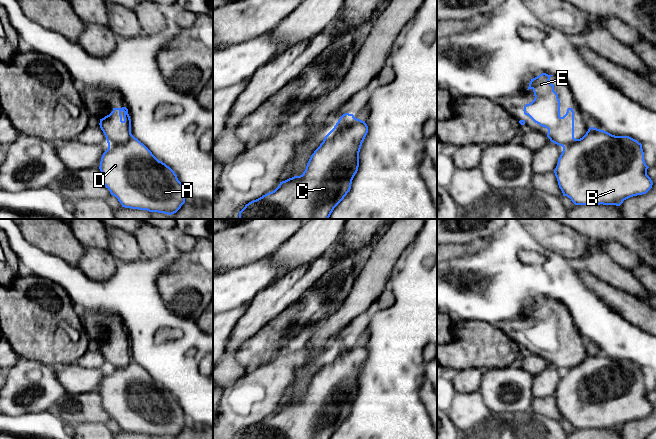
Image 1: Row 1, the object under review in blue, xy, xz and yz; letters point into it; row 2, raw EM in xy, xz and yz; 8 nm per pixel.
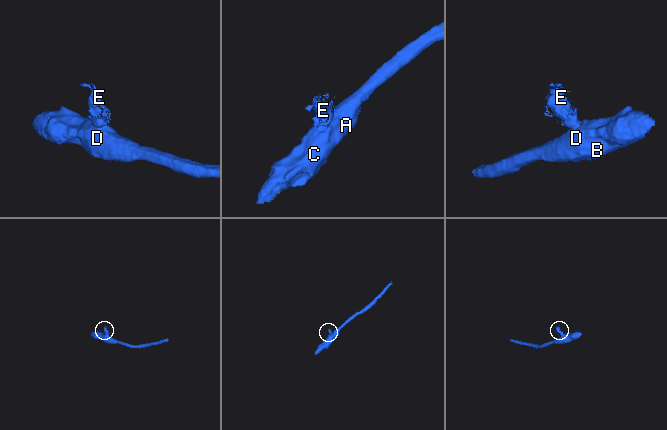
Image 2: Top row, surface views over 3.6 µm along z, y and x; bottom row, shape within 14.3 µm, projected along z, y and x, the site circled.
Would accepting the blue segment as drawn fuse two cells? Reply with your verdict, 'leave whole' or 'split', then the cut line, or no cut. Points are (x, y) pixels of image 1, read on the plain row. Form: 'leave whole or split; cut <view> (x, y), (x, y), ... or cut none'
split; cut xy (131, 358), (124, 366), (108, 368)

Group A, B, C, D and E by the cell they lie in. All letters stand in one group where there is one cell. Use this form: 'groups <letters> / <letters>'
groups A B C D / E

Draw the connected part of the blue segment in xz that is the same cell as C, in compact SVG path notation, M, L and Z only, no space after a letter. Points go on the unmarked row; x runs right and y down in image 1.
M355 341L349 351L333 352L311 379L302 399L280 406L274 415L246 428L239 439L331 439L351 413L367 357L365 345Z

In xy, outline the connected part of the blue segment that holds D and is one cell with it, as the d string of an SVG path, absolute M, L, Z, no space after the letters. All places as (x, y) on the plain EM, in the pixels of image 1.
M131 358L130 363L125 367L108 368L108 373L103 377L101 381L99 393L101 395L102 407L110 415L111 419L115 420L118 423L122 431L131 432L131 433L139 433L139 434L147 434L149 436L158 436L158 437L172 439L176 437L181 432L181 430L185 427L184 411L182 407L178 404L175 396L165 387L163 387L162 385L159 385L152 378L152 376L143 367L141 367L137 362L135 362L132 358Z

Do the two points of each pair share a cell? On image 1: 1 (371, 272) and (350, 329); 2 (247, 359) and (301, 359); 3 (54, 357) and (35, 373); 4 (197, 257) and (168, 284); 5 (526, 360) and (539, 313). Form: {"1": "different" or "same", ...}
{"1": "different", "2": "different", "3": "different", "4": "same", "5": "different"}

